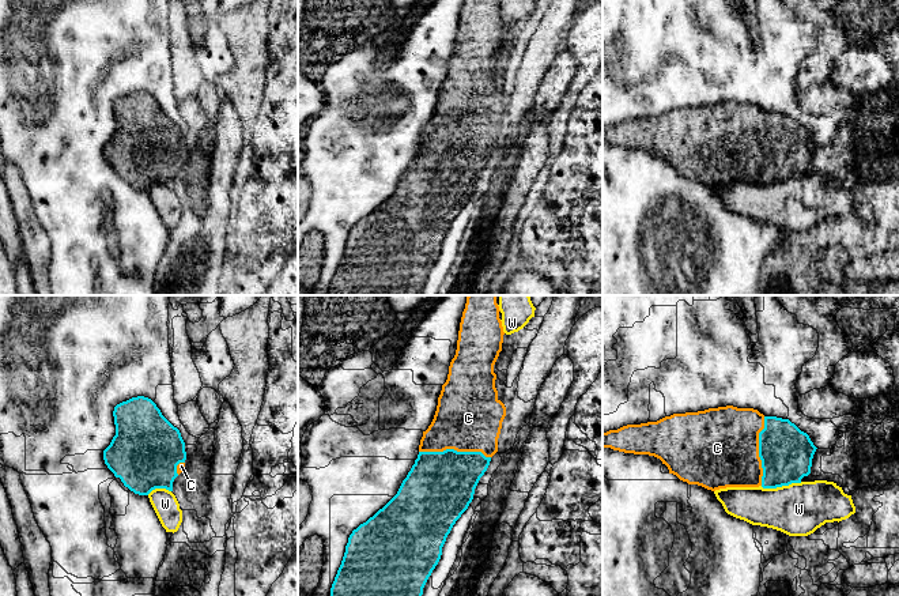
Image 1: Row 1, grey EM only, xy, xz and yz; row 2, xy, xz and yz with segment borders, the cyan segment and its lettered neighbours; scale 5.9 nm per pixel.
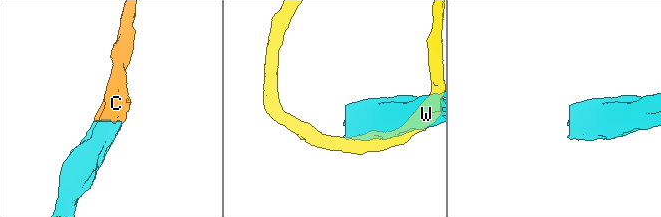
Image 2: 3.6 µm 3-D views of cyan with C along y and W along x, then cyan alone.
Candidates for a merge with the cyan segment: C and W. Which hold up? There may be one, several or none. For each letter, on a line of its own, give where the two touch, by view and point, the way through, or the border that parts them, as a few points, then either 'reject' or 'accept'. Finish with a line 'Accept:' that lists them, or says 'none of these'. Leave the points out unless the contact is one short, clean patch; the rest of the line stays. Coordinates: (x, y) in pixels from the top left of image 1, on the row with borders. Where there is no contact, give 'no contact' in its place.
C: meets cyan in xz at (453, 449); accept
W: meets cyan in yz at (781, 486); reject
Accept: C

